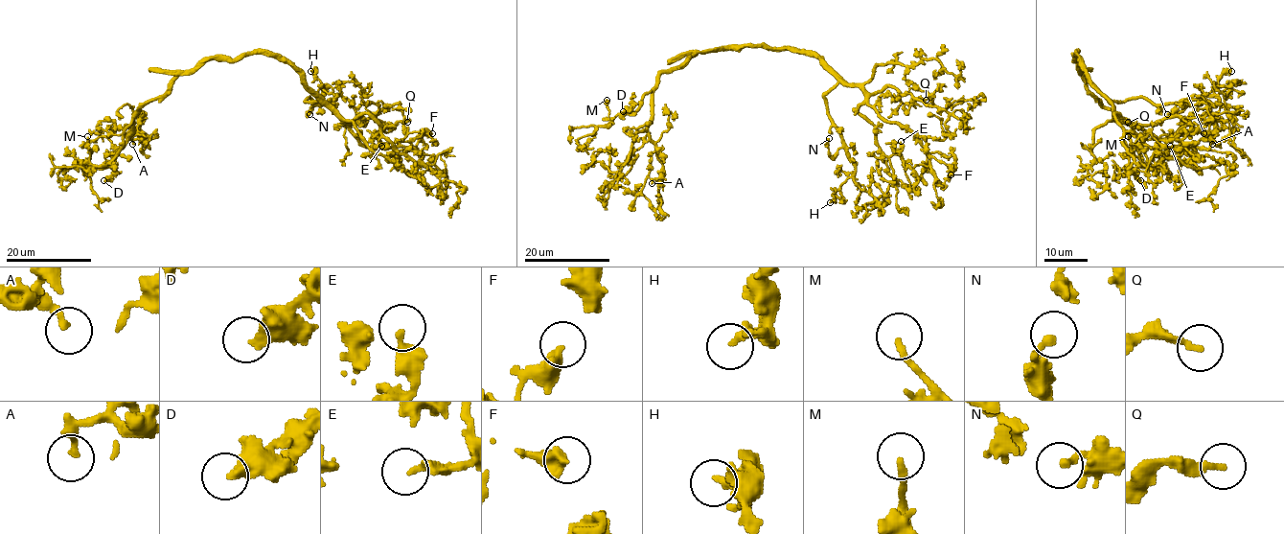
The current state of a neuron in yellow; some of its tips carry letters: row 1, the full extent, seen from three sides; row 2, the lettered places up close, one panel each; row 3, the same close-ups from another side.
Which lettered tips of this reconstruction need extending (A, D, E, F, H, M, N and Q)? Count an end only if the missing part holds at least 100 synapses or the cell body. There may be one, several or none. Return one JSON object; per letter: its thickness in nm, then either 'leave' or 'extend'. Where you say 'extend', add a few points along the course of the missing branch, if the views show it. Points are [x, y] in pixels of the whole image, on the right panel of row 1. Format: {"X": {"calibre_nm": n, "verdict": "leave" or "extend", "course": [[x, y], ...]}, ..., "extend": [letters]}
{"A": {"calibre_nm": 220, "verdict": "leave"}, "D": {"calibre_nm": 420, "verdict": "leave"}, "E": {"calibre_nm": 280, "verdict": "leave"}, "F": {"calibre_nm": 460, "verdict": "leave"}, "H": {"calibre_nm": 360, "verdict": "leave"}, "M": {"calibre_nm": 200, "verdict": "leave"}, "N": {"calibre_nm": 170, "verdict": "leave"}, "Q": {"calibre_nm": 240, "verdict": "leave"}, "extend": []}

